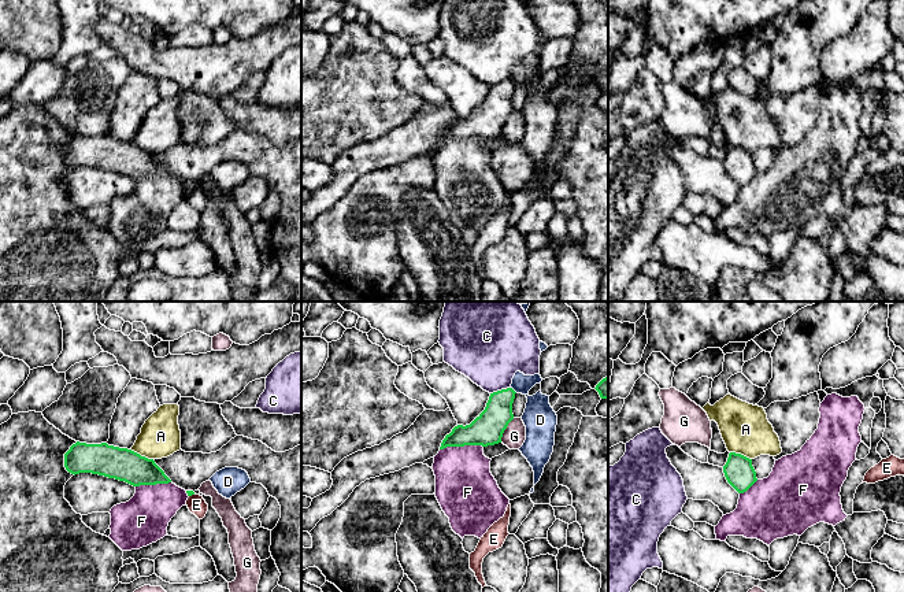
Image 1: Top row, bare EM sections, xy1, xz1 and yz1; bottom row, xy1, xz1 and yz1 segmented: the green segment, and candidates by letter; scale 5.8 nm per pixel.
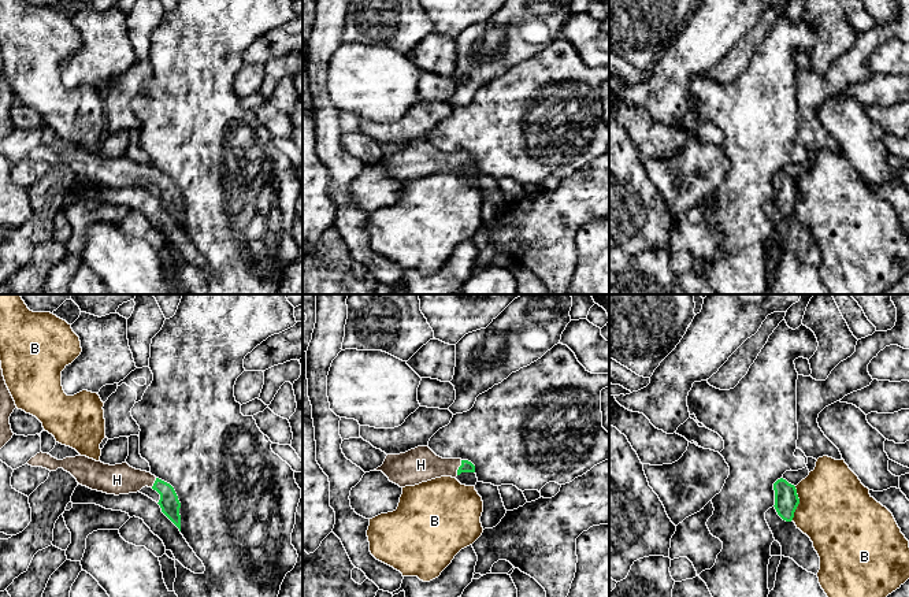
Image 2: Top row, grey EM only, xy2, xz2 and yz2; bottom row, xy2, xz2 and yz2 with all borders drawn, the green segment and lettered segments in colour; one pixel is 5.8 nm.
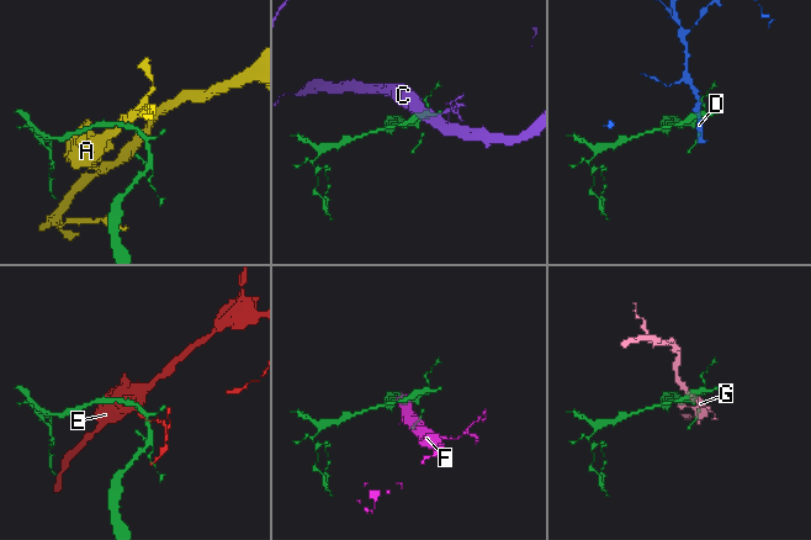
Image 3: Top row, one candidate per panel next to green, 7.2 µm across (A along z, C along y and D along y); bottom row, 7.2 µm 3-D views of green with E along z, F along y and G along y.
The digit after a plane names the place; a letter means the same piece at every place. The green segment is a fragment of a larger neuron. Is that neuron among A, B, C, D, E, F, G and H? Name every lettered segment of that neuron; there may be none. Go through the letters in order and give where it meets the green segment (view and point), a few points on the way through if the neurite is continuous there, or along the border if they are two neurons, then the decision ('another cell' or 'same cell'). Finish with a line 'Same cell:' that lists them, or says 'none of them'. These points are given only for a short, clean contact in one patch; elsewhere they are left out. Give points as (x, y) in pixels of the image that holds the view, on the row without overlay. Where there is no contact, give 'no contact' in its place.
A: contact xy1 (140, 148); border xy1 (130, 141), (152, 152); another cell
B: contact yz2 (798, 196); another cell
C: contact xz1 (501, 82); border xz1 (510, 80), (491, 87); another cell
D: contact xz1 (512, 82); border xz1 (511, 80), (517, 85); another cell
E: contact xy1 (192, 187); another cell
F: contact xz1 (460, 139); border xz1 (482, 139), (447, 139), (440, 143); another cell
G: contact xz1 (504, 122); another cell
H: contact xz2 (459, 160); way xz2 (466, 159), (459, 160), (420, 158); same cell
Same cell: H

